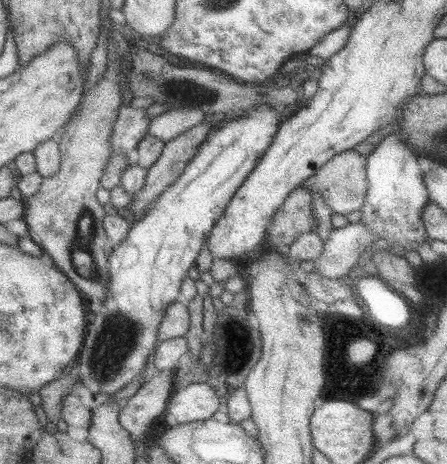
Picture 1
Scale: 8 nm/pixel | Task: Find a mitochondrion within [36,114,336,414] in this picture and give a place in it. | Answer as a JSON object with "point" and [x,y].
{"point":[114,342]}

